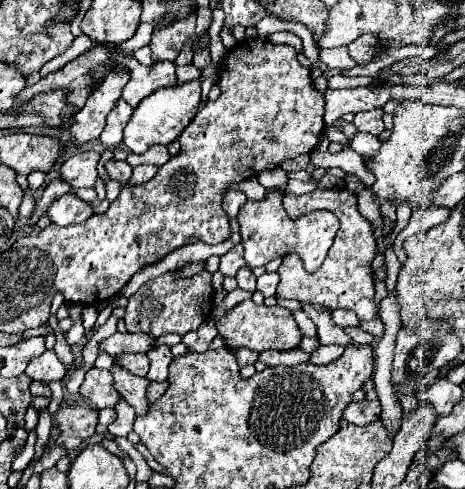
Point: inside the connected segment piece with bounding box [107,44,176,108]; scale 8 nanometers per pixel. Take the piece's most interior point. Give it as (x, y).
(145, 79)

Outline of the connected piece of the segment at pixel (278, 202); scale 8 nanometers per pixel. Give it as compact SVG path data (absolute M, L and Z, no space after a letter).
M268 190L266 200L262 202L246 202L238 214L240 222L240 234L244 244L244 260L250 268L266 266L274 258L282 258L286 254L298 254L304 260L304 268L308 274L316 272L316 268L324 262L332 240L338 232L338 220L332 212L316 210L306 216L300 216L298 220L288 218L284 206L282 206L282 194L278 190Z

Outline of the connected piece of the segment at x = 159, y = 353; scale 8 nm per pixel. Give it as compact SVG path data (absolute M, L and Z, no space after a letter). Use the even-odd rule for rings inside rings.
M158 346L154 350L150 350L148 354L150 360L150 372L146 374L146 378L150 382L166 382L168 380L168 364L172 362L172 352L168 346Z

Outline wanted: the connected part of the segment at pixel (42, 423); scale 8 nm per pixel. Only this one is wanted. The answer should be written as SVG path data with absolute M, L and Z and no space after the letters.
M42 408L40 412L40 420L38 420L38 444L36 444L36 456L42 454L42 448L44 448L44 442L50 438L50 414L48 414L48 408Z

